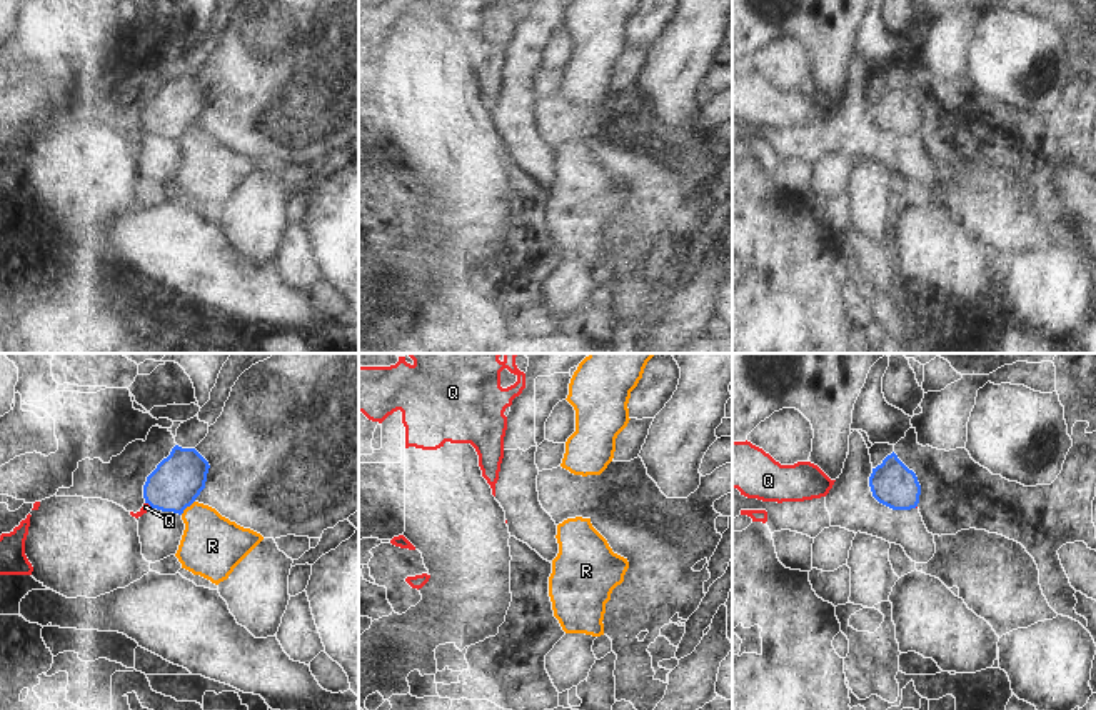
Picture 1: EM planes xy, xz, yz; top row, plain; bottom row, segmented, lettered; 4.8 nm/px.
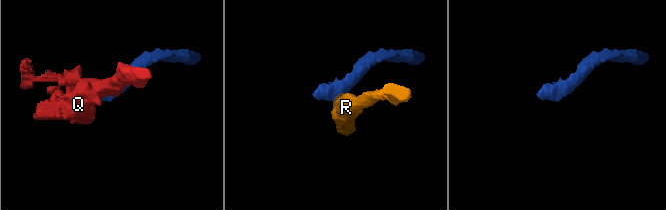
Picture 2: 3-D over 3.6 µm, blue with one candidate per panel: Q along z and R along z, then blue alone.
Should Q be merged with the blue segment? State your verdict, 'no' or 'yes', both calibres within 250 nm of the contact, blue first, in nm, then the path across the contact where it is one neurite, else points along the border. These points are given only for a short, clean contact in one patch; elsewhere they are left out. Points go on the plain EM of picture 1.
yes; calibres 240 and 40 nm; way xy (179, 105), (149, 130), (145, 134)

